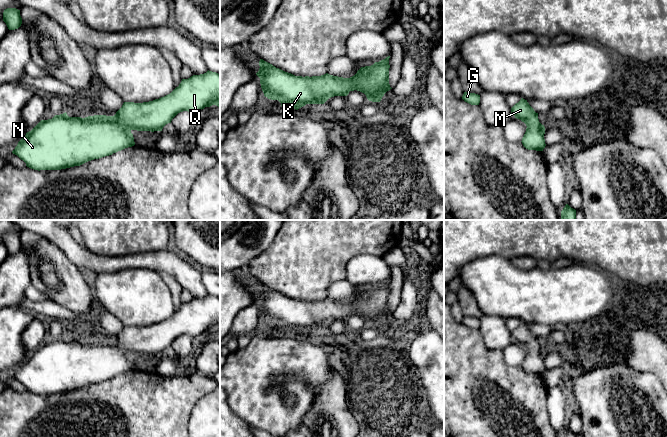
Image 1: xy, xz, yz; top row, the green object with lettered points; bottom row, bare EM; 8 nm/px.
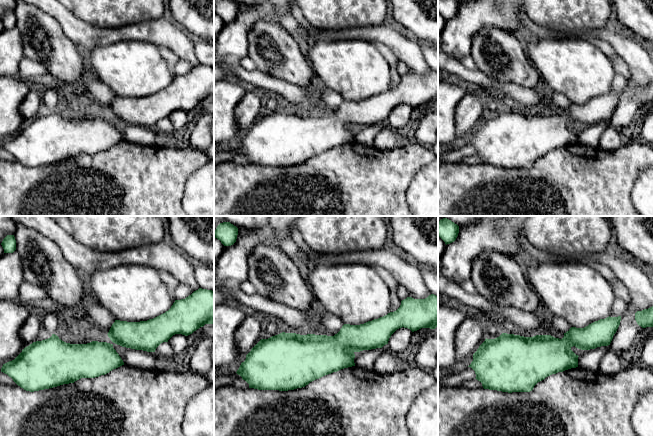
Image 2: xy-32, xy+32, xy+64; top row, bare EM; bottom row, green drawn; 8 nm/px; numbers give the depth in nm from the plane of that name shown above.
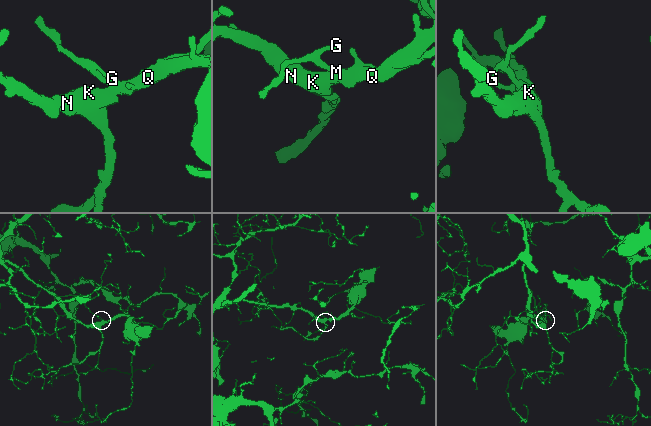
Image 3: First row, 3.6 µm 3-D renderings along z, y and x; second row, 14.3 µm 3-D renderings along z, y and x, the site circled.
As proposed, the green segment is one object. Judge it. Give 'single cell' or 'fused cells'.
single cell

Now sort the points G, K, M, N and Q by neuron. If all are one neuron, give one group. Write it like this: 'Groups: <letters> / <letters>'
Groups: G K M N Q

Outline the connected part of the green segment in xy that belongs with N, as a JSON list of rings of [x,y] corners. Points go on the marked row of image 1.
[[[207,71],[204,74],[193,75],[188,79],[182,79],[178,87],[170,94],[149,102],[134,103],[124,102],[114,116],[94,115],[85,118],[69,117],[67,113],[55,115],[52,119],[41,120],[31,131],[18,142],[13,154],[26,163],[26,166],[34,170],[61,170],[74,166],[80,166],[88,161],[112,155],[125,148],[135,145],[132,130],[137,131],[162,131],[163,127],[171,123],[172,119],[180,112],[188,111],[192,115],[205,107],[220,106],[220,74]]]

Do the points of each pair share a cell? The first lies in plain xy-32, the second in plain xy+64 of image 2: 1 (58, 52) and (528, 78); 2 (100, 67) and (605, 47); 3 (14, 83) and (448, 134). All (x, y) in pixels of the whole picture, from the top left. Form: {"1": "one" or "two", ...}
{"1": "one", "2": "two", "3": "one"}

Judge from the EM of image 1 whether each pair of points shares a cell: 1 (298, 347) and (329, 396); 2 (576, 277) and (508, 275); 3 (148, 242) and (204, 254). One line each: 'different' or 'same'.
1: different
2: same
3: different

